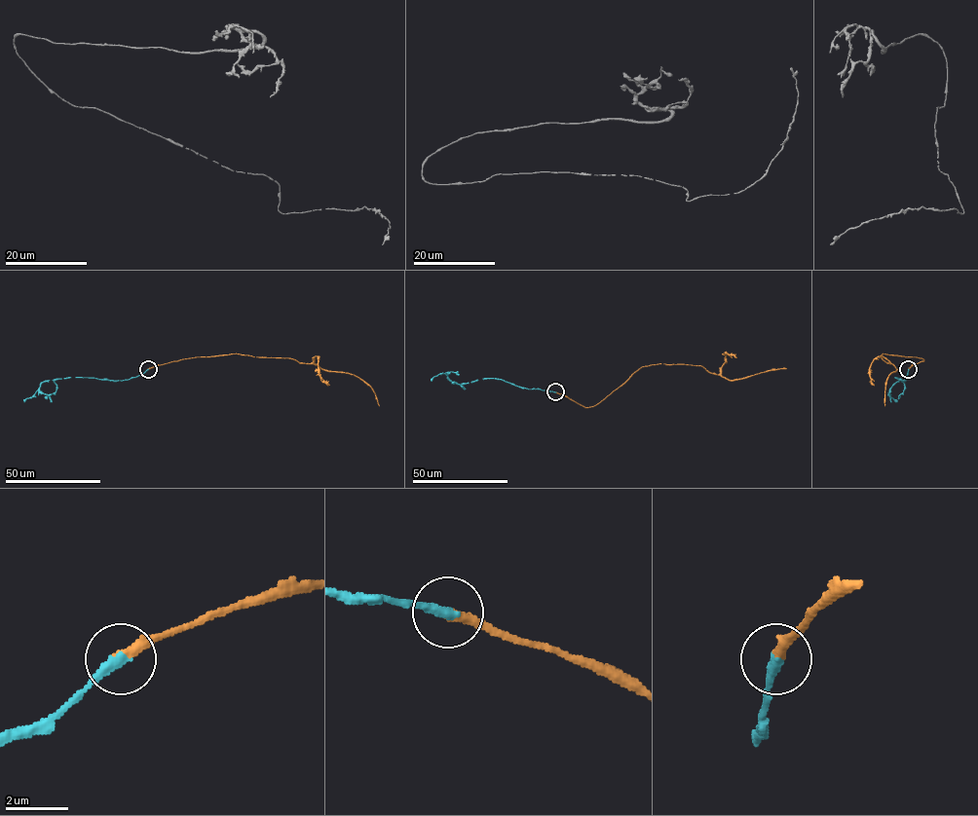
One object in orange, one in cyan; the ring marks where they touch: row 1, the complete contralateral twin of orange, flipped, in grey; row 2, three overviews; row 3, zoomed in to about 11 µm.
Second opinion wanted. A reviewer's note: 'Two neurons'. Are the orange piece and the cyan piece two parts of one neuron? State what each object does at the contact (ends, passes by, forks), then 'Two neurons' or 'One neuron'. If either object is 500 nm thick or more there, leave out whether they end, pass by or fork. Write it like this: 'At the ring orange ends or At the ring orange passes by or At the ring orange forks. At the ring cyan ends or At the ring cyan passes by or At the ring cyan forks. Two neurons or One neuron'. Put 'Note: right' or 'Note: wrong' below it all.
At the ring orange ends. At the ring cyan ends. One neuron
Note: wrong

